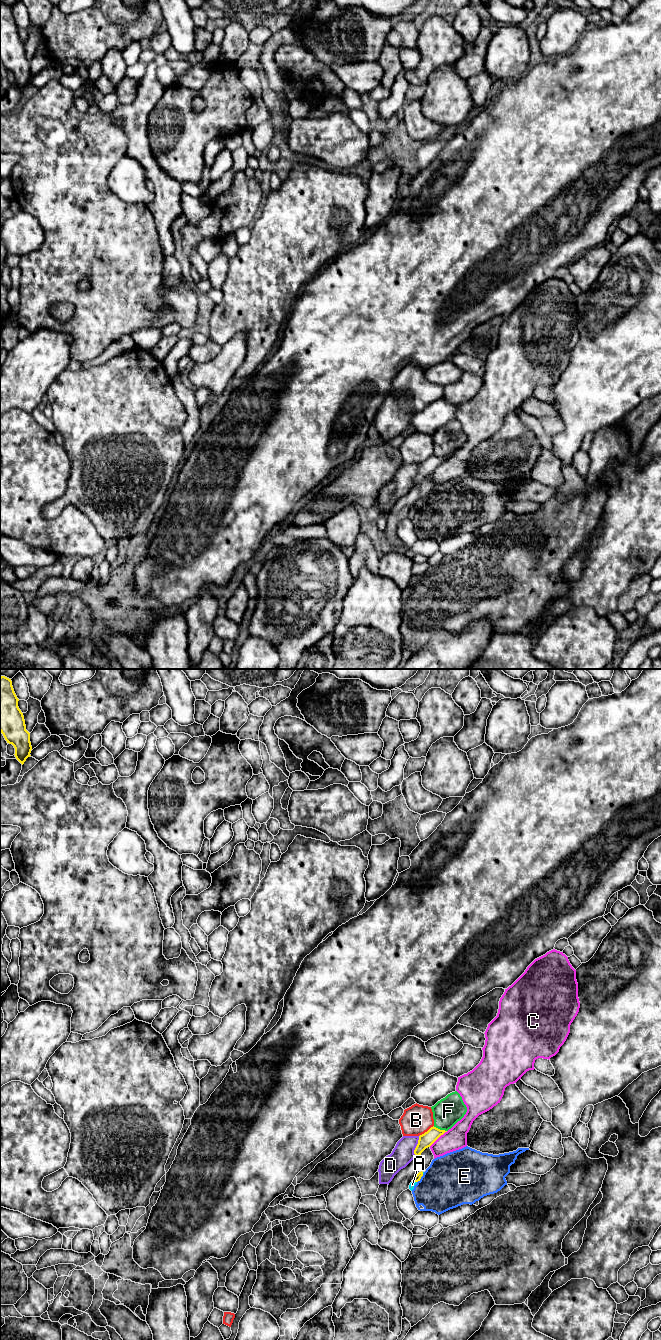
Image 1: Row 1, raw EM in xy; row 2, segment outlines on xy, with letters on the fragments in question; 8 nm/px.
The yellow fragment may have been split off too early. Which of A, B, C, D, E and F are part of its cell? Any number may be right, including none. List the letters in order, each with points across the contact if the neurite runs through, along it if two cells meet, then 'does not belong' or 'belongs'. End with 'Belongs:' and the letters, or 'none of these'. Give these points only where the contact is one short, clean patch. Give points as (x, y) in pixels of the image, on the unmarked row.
A: way xy (417, 506), (414, 509), (412, 512); belongs
B: border xy (433, 453), (420, 463); does not belong
C: does not belong
D: does not belong
E: does not belong
F: does not belong
Belongs: A

